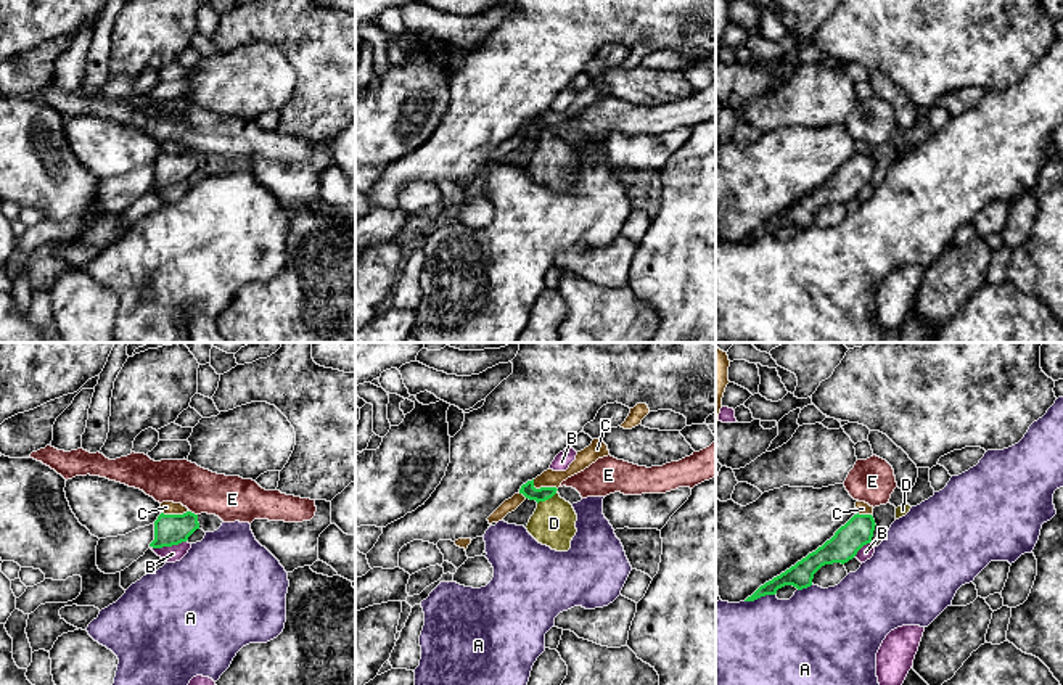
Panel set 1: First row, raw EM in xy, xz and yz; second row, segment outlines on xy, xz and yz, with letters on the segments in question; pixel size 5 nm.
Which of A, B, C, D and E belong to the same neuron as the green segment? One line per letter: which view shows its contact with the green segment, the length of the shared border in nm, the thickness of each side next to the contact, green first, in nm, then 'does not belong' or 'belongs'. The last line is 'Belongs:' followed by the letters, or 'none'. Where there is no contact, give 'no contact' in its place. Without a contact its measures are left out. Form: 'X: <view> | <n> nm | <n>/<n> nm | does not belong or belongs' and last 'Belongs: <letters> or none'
A: yz | 160 nm | 120/480 nm | does not belong
B: xy | 190 nm | 160/80 nm | does not belong
C: xz | 140 nm | 70/90 nm | does not belong
D: xz | 130 nm | 70/220 nm | belongs
E: xy | 50 nm | 160/220 nm | does not belong
Belongs: D

